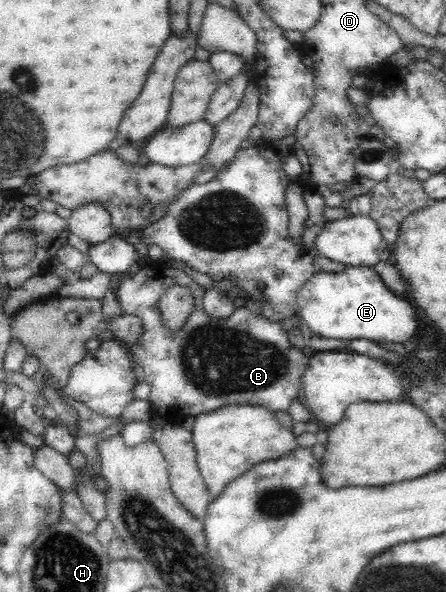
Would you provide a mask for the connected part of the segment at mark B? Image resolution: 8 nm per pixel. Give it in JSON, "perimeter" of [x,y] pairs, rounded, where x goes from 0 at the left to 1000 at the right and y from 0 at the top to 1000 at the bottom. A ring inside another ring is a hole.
{"perimeter":[[[359,439],[336,441],[327,453],[298,468],[283,468],[265,481],[260,503],[274,519],[274,525],[309,535],[318,541],[323,559],[305,579],[291,583],[298,603],[323,622],[321,645],[336,652],[330,676],[336,679],[339,694],[365,715],[397,716],[424,701],[442,701],[480,694],[489,688],[516,682],[561,682],[596,688],[608,696],[643,694],[659,676],[673,676],[677,669],[677,635],[693,617],[693,603],[659,586],[646,574],[643,559],[632,554],[628,544],[605,542],[574,529],[565,522],[538,519],[509,539],[471,535],[455,520],[455,500],[460,488],[422,463]],[[399,480],[417,483],[435,498],[437,519],[430,529],[417,535],[413,552],[404,552],[395,563],[383,563],[365,552],[363,534],[354,524],[354,512],[363,495],[372,495],[374,485]]]}

